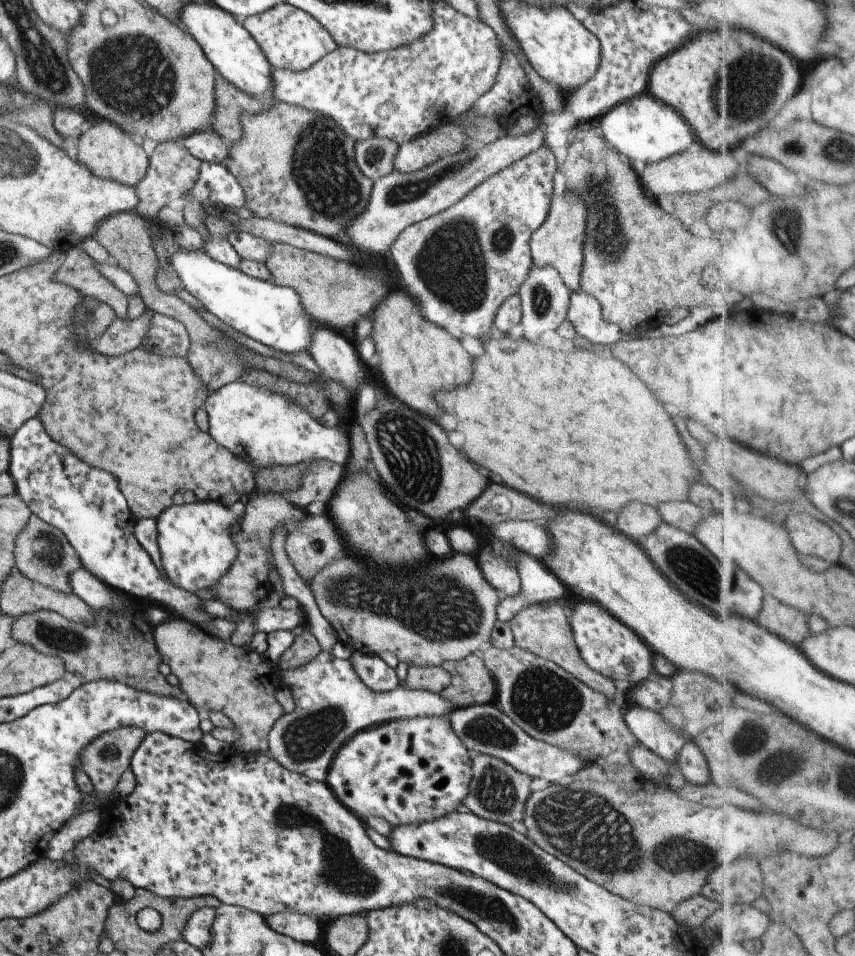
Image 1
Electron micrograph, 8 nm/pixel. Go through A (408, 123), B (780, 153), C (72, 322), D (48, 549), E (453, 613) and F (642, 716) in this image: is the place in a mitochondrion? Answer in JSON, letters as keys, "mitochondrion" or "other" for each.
{"A":"other","B":"other","C":"other","D":"mitochondrion","E":"mitochondrion","F":"other"}

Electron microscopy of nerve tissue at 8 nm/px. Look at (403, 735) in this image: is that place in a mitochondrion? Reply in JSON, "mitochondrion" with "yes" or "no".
{"mitochondrion":"no"}

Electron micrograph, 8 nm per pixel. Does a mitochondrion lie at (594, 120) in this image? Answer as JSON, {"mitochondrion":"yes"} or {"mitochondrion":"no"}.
{"mitochondrion":"no"}

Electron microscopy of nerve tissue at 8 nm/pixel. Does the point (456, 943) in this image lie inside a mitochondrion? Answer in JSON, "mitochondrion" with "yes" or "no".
{"mitochondrion":"yes"}

